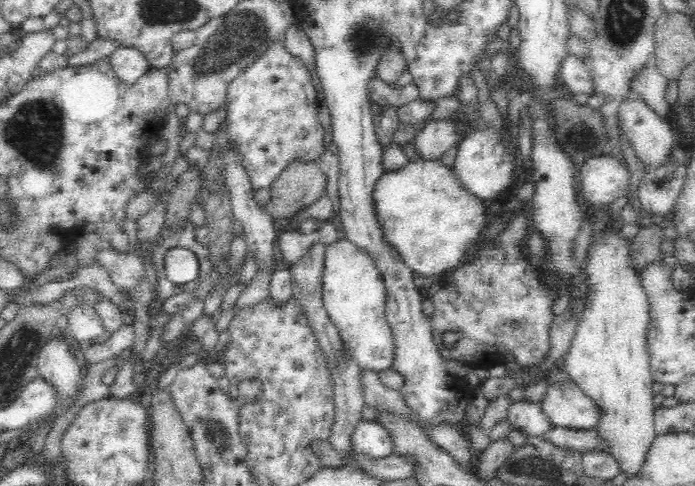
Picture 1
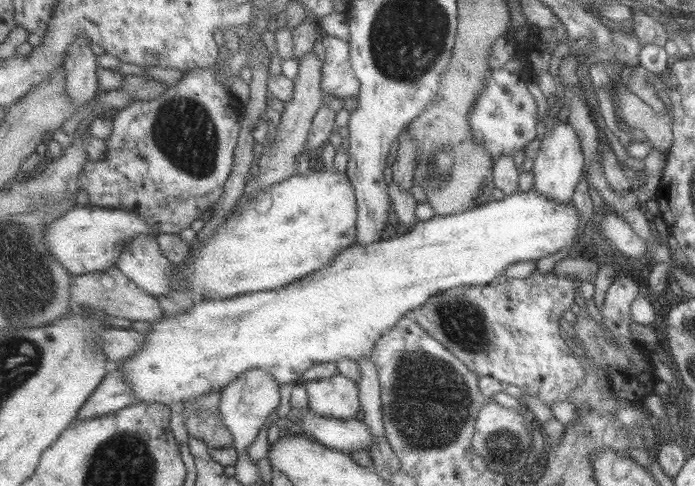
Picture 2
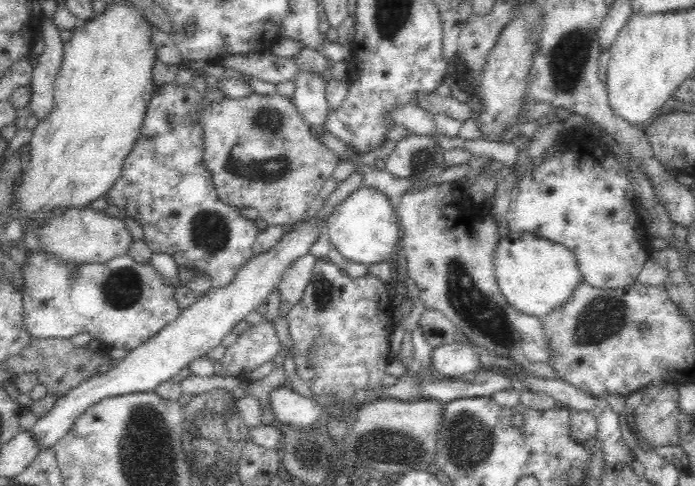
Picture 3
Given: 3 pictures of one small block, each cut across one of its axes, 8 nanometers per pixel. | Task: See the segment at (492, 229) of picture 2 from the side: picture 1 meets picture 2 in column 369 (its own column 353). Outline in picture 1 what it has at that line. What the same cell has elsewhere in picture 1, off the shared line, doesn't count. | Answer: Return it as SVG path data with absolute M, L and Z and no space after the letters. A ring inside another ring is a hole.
M342 237L337 242L325 246L323 261L323 307L338 329L346 351L354 358L361 370L380 372L393 367L395 342L391 326L385 317L387 293L380 270L376 268L364 250L358 249L358 246Z

